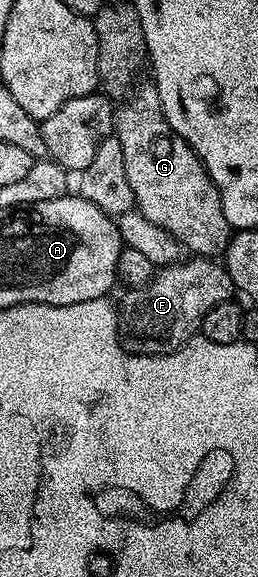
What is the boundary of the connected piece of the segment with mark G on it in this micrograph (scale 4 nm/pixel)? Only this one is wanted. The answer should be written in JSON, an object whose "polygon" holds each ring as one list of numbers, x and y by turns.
{"polygon":[[154,86,142,87,116,110,113,132,121,141,121,153,125,153,125,177,129,177,135,206,145,218,178,239,188,252,199,257,222,256,233,229,225,221,221,197,197,153,169,125]]}

